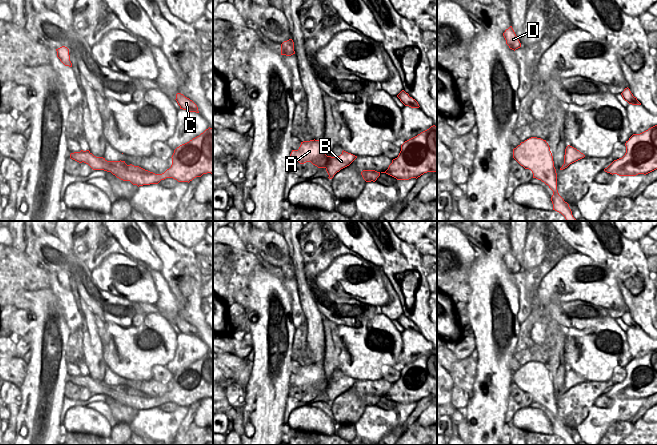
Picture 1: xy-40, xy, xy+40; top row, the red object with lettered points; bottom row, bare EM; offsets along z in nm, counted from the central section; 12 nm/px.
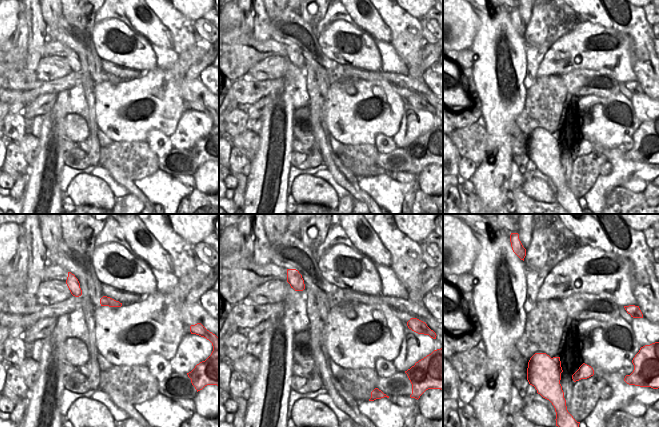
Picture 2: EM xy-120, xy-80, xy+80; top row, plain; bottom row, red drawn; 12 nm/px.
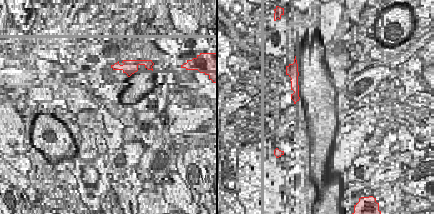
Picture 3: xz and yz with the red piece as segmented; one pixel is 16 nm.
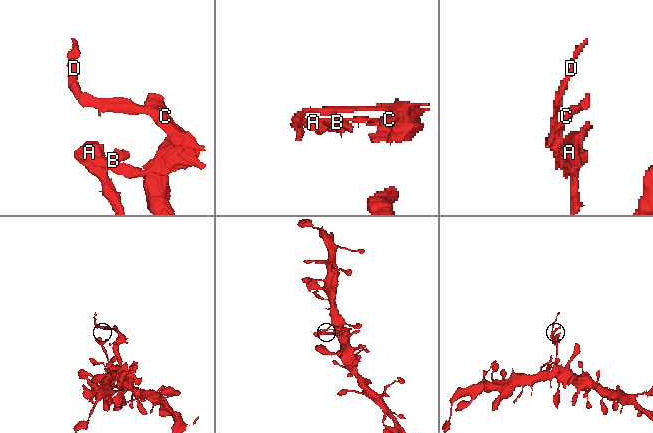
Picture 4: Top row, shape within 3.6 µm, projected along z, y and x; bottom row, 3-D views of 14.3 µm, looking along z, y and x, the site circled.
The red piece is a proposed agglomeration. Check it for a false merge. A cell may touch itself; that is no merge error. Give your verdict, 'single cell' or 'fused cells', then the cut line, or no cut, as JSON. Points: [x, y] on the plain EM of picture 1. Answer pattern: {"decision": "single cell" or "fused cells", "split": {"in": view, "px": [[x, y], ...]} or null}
{"decision": "fused cells", "split": {"in": "xy-40", "px": [[107, 385], [110, 387], [110, 395]]}}

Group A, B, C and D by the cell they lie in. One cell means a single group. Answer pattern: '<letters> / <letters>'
A / B C D

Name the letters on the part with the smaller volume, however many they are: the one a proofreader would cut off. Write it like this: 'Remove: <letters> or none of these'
Remove: B, C, D.

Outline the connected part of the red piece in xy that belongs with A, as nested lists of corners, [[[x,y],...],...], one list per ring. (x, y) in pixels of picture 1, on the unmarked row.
[[[321,364],[303,365],[298,374],[292,374],[290,383],[300,388],[311,386],[318,392],[326,392],[329,380],[326,379]]]

